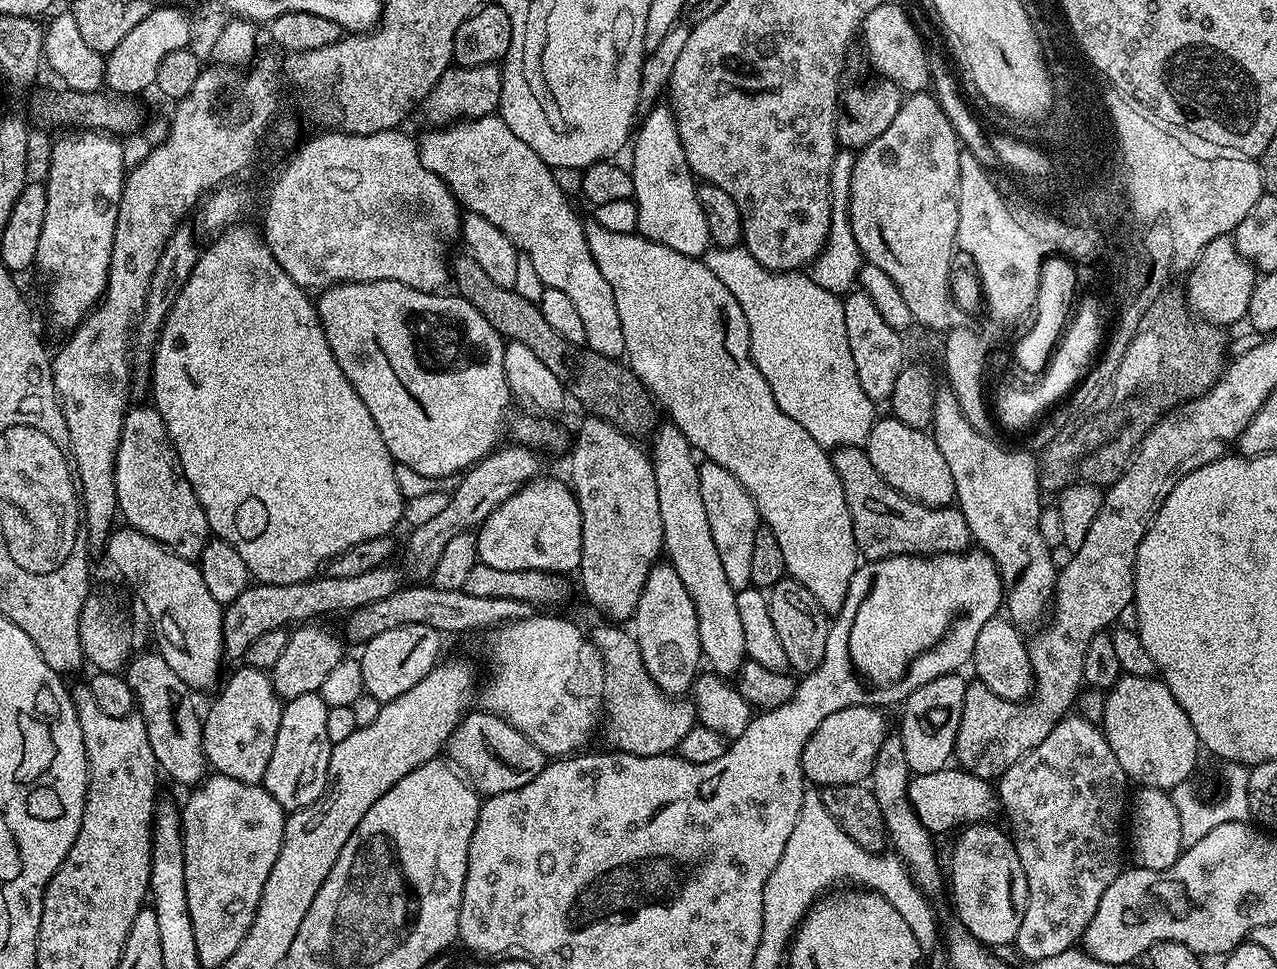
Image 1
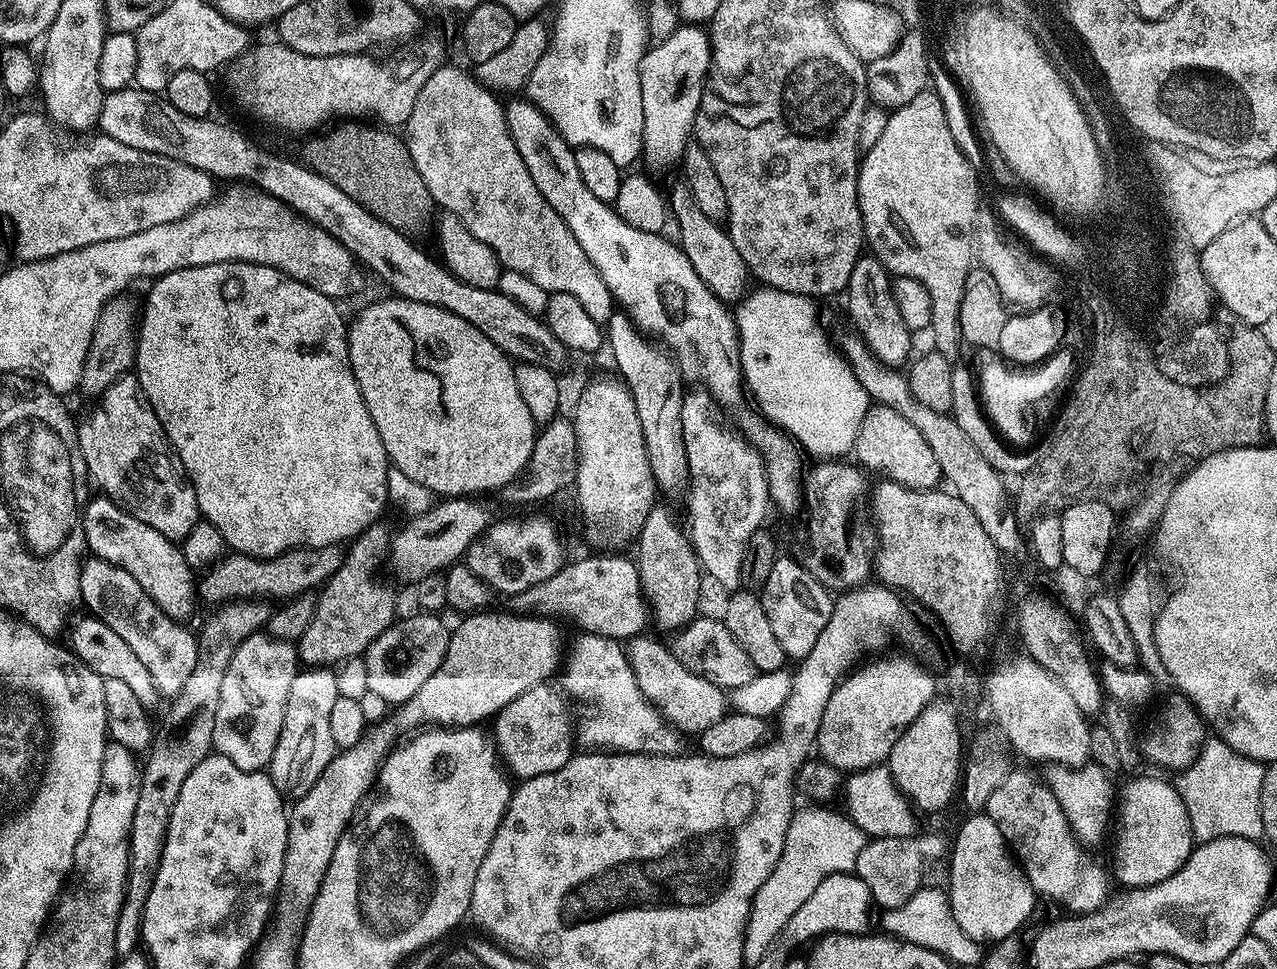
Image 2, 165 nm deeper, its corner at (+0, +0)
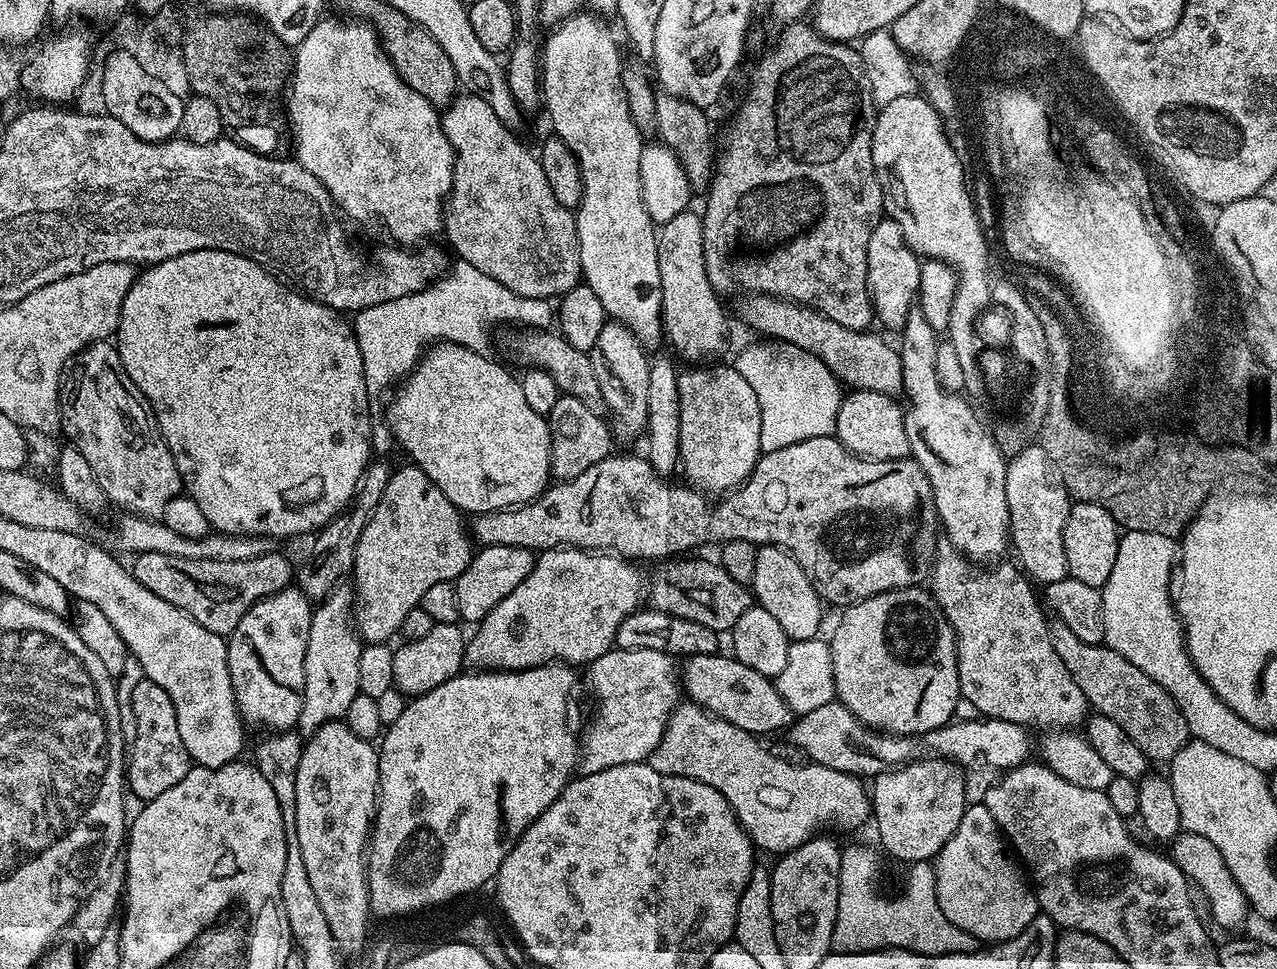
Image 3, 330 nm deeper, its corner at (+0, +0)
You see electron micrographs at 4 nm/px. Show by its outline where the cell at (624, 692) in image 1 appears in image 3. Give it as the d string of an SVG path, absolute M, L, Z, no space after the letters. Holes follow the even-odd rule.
M713 654L711 656L690 656L682 664L682 692L691 703L705 708L712 716L722 718L738 730L753 734L776 732L787 729L793 723L794 713L790 706L778 694L775 683L769 677L750 670L738 662L731 654Z

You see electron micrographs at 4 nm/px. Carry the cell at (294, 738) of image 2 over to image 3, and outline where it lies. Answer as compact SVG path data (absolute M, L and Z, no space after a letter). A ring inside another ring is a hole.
M337 586L326 599L315 605L310 622L310 642L306 646L306 682L299 731L316 732L332 720L343 720L350 702L360 693L358 658L362 641L354 627L354 592L351 587Z

